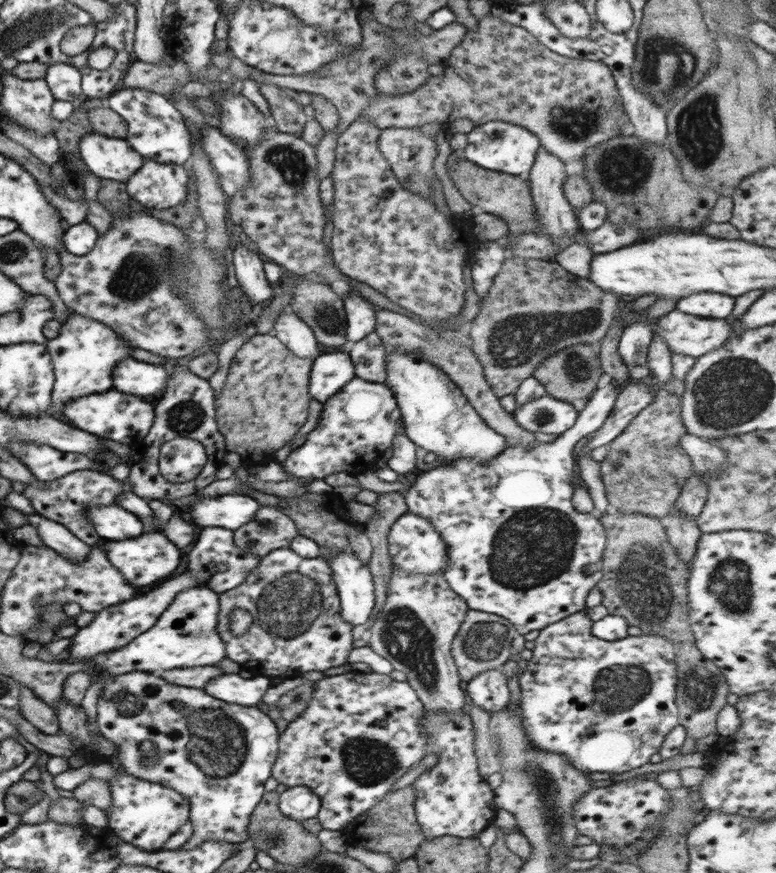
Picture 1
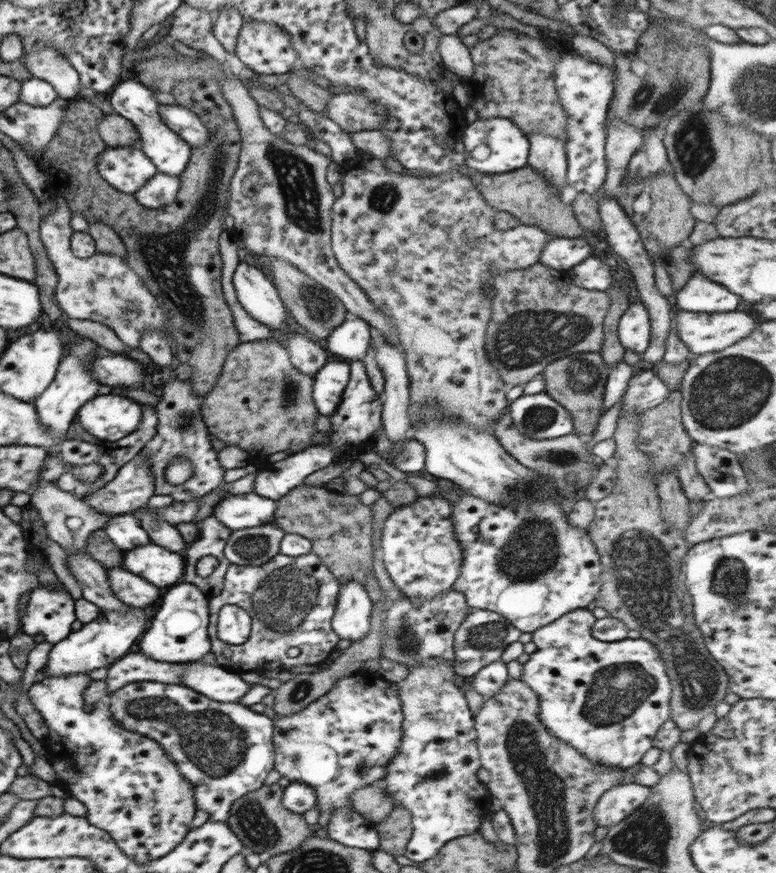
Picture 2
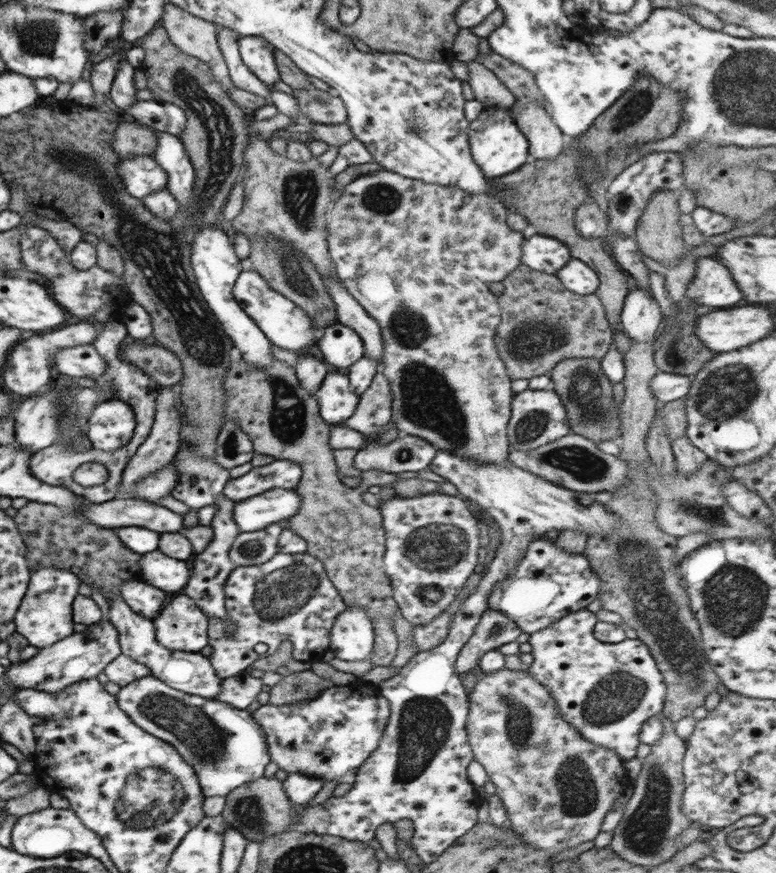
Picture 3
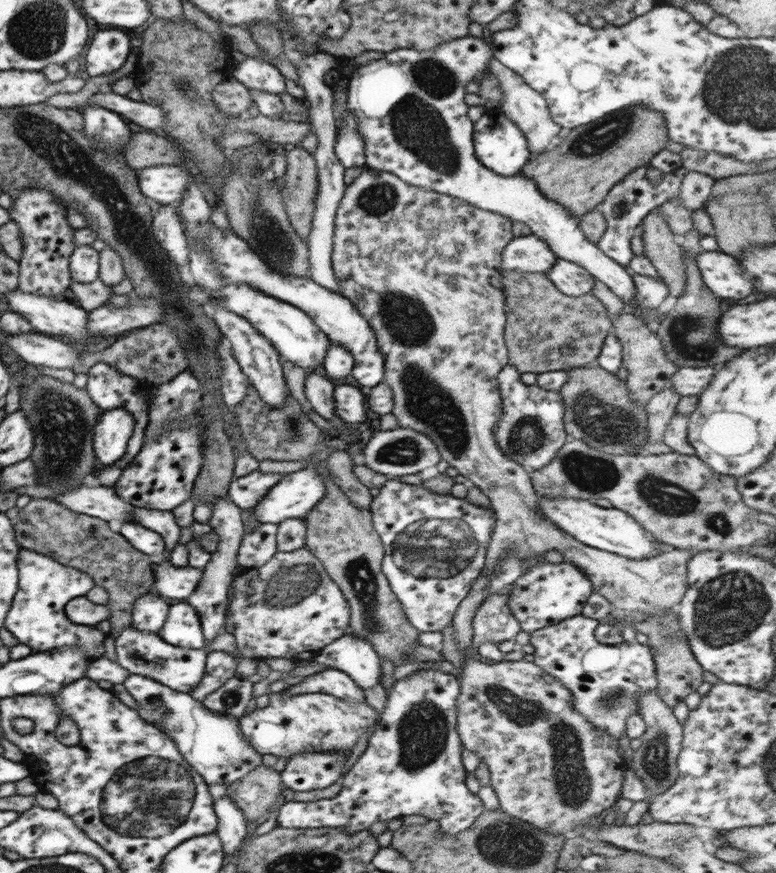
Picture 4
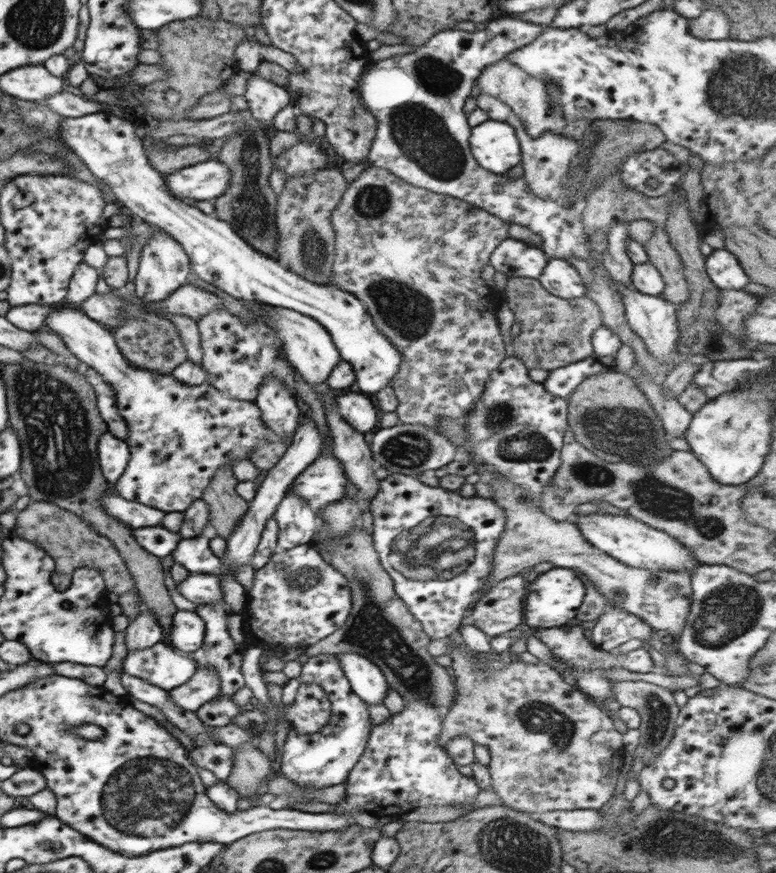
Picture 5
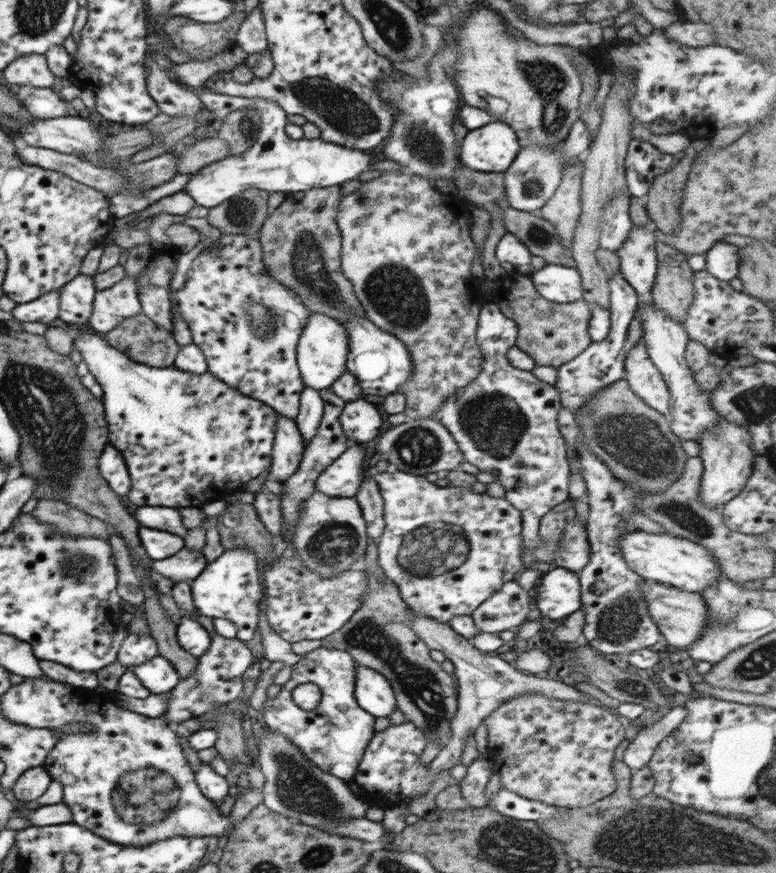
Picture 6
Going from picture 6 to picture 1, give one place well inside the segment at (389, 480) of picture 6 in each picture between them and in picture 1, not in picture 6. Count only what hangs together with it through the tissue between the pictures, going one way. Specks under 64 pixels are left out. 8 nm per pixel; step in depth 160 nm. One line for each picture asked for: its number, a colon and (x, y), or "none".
1: (413, 544)
2: (419, 552)
3: (433, 543)
4: (435, 544)
5: (437, 546)

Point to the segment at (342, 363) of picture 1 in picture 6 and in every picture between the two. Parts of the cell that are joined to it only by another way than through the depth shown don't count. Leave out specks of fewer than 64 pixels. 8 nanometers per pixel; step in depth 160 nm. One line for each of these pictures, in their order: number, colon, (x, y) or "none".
2: (329, 384)
3: (337, 401)
4: (350, 405)
5: (357, 409)
6: (361, 422)

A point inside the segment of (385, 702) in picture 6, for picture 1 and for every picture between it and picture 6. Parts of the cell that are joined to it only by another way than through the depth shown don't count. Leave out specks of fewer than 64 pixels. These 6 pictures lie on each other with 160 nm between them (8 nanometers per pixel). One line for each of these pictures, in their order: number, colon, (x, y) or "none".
1: (354, 582)
2: (352, 619)
3: (352, 638)
4: (354, 656)
5: (367, 681)

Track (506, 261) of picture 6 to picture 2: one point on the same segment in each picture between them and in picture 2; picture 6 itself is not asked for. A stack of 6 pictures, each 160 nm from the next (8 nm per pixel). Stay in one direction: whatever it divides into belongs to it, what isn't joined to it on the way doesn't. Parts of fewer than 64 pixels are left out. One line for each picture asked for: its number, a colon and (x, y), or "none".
2: (561, 253)
3: (542, 253)
4: (529, 254)
5: (512, 257)

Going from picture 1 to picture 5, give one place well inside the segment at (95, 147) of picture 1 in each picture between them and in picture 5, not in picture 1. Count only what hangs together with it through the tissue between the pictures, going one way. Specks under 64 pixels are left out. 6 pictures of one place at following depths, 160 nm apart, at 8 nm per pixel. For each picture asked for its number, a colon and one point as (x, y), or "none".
2: (126, 168)
3: (141, 175)
4: (164, 184)
5: (208, 180)

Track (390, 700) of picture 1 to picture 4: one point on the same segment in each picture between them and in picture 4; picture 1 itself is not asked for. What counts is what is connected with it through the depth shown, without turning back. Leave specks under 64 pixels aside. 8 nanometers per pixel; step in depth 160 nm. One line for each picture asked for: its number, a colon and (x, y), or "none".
2: (344, 741)
3: (330, 736)
4: (287, 725)

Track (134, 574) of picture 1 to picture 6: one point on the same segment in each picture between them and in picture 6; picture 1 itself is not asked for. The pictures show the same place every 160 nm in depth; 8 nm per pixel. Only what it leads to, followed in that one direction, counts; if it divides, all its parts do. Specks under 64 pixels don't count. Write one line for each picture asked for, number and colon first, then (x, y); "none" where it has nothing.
2: (162, 568)
3: (171, 575)
4: (176, 583)
5: (201, 589)
6: (230, 588)

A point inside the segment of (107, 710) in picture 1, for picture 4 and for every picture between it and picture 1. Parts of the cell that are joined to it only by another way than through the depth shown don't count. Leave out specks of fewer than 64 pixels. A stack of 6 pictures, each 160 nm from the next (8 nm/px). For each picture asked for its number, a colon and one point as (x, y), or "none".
2: (225, 750)
3: (227, 749)
4: (212, 742)

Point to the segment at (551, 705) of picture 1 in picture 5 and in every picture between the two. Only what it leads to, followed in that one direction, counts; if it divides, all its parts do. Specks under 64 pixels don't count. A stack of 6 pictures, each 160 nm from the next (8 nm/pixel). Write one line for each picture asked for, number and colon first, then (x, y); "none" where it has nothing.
2: (608, 700)
3: (605, 691)
4: (606, 681)
5: (571, 645)

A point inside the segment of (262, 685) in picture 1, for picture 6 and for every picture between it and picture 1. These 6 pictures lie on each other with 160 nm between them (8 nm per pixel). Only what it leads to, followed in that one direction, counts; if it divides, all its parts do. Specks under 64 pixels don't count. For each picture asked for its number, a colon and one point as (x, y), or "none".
2: (217, 683)
3: (192, 673)
4: (141, 653)
5: (161, 665)
6: (157, 675)

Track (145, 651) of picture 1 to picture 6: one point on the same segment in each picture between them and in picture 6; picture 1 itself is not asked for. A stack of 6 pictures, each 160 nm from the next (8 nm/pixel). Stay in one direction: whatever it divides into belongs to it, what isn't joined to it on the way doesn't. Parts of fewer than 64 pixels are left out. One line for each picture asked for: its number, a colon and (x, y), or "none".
2: (178, 634)
3: (181, 625)
4: (182, 628)
5: (187, 633)
6: (193, 638)

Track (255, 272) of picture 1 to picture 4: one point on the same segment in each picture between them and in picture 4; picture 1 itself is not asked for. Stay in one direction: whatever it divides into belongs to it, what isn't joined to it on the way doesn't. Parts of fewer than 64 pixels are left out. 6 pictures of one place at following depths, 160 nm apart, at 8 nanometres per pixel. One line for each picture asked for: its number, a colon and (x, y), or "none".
2: (257, 294)
3: (285, 325)
4: (293, 334)

